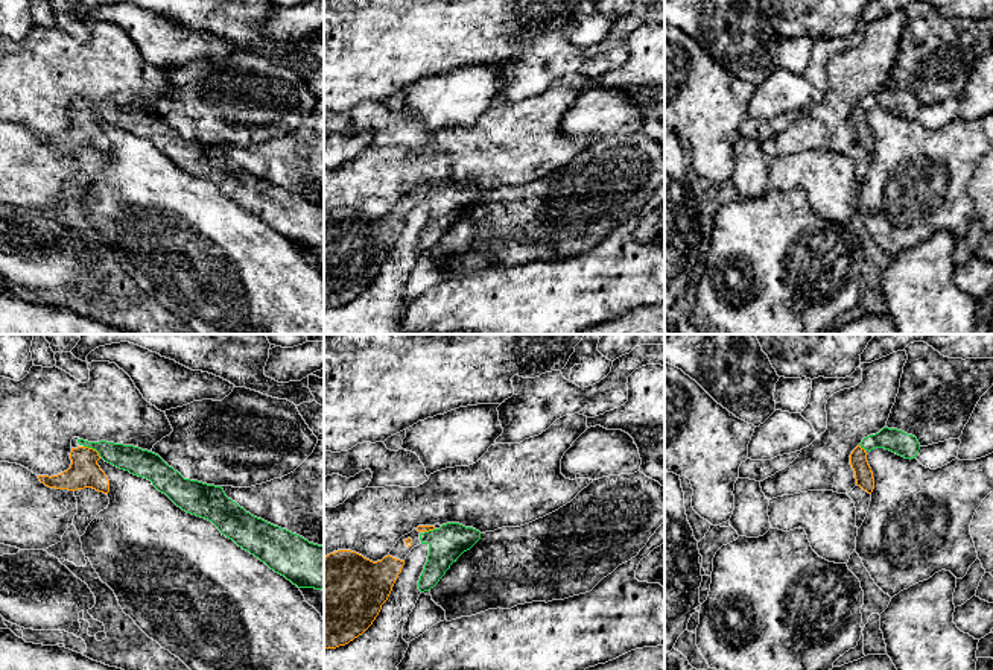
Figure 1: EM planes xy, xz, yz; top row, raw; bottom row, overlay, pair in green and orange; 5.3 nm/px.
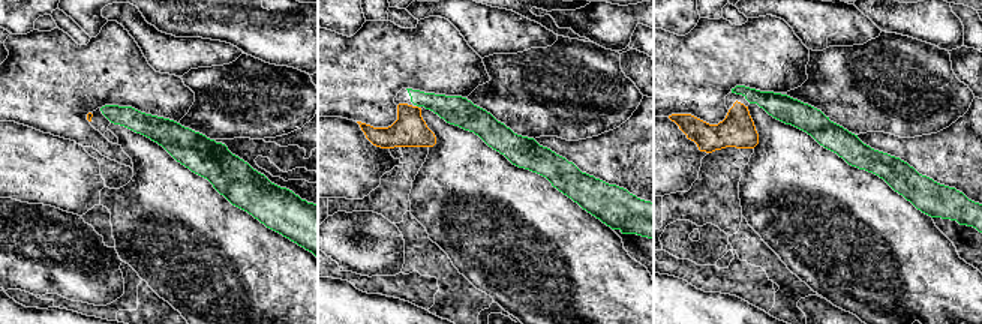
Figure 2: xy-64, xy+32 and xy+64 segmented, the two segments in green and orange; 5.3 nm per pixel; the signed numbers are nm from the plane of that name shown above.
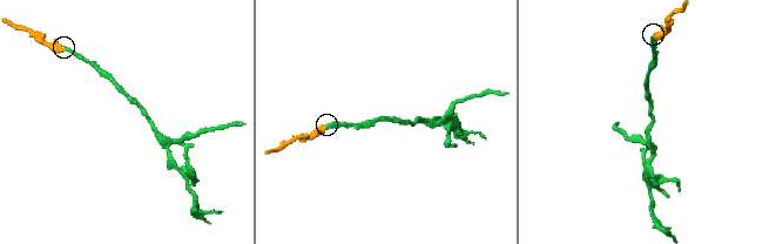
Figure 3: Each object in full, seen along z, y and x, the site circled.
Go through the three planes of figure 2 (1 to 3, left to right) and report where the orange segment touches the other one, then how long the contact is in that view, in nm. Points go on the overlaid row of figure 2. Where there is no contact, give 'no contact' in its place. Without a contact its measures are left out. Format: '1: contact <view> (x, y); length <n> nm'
1: no contact
2: no contact
3: no contact

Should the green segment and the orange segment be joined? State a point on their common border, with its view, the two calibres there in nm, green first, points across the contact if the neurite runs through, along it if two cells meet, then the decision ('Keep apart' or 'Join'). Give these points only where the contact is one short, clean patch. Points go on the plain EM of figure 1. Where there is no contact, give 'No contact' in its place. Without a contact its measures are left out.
Touches green at xy (93, 108). Thickness 140 nm (green) against 160 nm. Path across: xy (136, 120), (107, 110), (93, 108), (84, 119), (84, 131). Join

